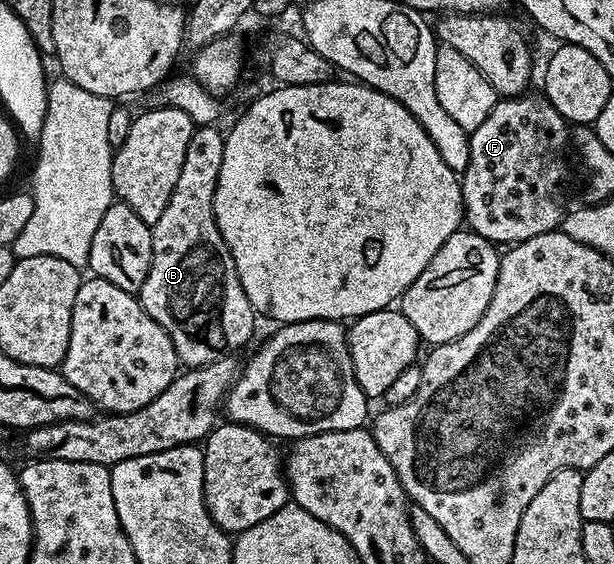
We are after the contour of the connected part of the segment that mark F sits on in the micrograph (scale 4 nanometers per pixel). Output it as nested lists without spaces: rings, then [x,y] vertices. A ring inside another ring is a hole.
[[[526,93],[524,95],[516,95],[510,99],[501,97],[491,109],[491,113],[487,113],[487,118],[483,120],[483,125],[479,125],[479,129],[469,132],[469,156],[467,157],[467,169],[460,172],[461,196],[465,202],[465,218],[468,230],[474,231],[479,237],[483,237],[488,243],[494,245],[512,245],[522,243],[531,237],[539,237],[539,233],[547,233],[548,231],[556,231],[562,226],[563,220],[567,214],[567,206],[565,207],[565,178],[569,175],[569,147],[571,148],[571,127],[564,117],[559,113],[559,109],[555,109],[555,105],[549,103],[549,99],[544,93]]]

